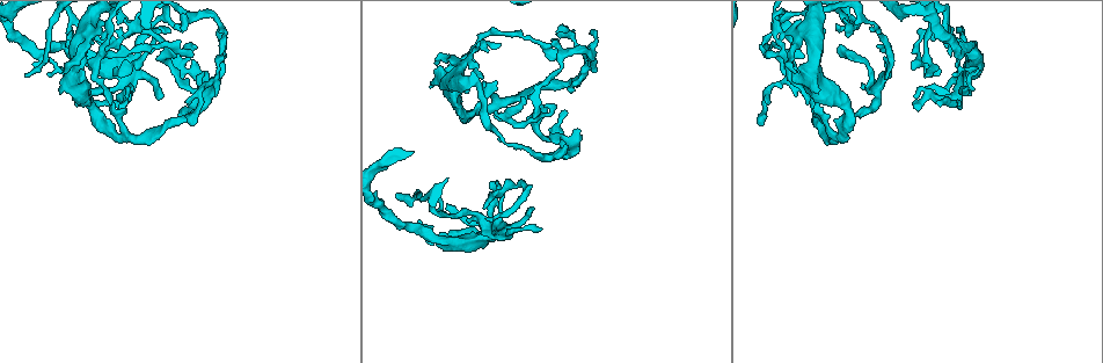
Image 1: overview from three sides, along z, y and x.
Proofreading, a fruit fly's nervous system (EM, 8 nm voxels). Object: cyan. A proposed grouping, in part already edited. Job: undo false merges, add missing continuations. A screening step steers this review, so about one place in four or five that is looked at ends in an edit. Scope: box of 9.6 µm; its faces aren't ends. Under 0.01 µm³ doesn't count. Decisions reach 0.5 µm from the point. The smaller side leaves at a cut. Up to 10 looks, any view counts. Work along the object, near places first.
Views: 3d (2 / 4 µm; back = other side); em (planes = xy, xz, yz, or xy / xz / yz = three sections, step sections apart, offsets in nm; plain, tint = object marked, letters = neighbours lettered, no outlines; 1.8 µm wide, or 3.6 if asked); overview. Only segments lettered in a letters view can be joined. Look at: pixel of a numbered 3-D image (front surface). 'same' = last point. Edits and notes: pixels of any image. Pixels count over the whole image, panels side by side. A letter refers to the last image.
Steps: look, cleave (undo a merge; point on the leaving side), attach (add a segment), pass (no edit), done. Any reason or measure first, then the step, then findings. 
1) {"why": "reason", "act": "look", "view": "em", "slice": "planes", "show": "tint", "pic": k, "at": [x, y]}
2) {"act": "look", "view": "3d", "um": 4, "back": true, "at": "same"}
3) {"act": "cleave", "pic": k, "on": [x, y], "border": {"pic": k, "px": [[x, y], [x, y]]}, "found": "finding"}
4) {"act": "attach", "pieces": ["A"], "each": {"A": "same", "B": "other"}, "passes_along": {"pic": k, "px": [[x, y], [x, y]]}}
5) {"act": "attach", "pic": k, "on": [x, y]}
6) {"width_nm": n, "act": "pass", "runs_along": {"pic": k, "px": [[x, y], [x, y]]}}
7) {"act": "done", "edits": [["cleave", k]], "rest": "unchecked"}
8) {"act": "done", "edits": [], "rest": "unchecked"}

{"why": "arms part here", "act": "look", "view": "3d", "um": 4, "pic": 1, "at": [542, 156]}

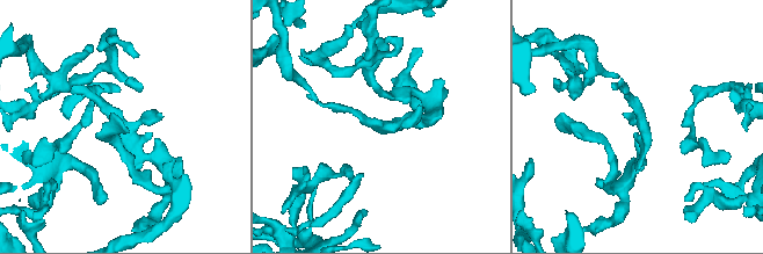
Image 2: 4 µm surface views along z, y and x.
{"act": "look", "view": "em", "slice": "planes", "show": "tint", "pic": 2, "at": [640, 131]}

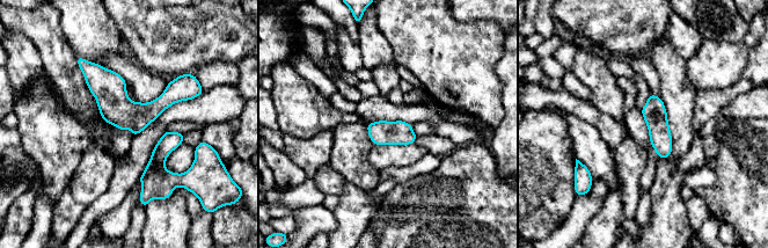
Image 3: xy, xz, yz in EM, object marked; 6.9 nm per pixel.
{"act": "look", "view": "em", "slice": "planes", "show": "letters", "at": "same"}

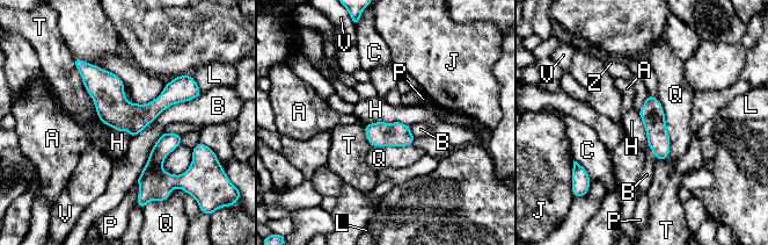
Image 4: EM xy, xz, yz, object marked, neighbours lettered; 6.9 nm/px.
{"act": "pass", "each": {"A": "other", "B": "other", "C": "other", "H": "other", "J": "other", "L": "other", "P": "other", "Q": "other", "T": "other", "V": "other", "Z": "other"}, "runs_along": {"pic": 4, "px": [[82, 71], [124, 110], [185, 88]]}, "found": "one cell here"}

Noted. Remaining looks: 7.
{"why": "four arms meet", "act": "look", "view": "3d", "um": 2, "pic": 1, "at": [469, 49]}

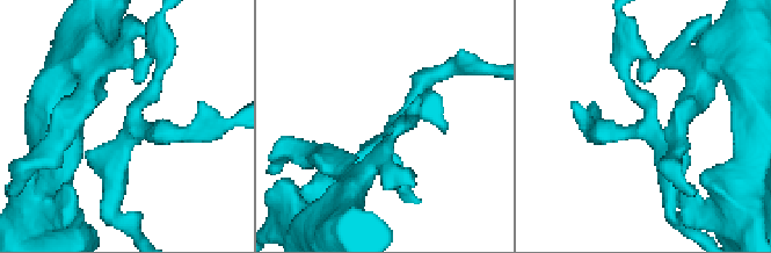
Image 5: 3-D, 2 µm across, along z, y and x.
{"arms": 4, "act": "look", "view": "em", "um": 3.6, "slice": "planes", "show": "letters", "pic": 5, "at": [651, 122]}

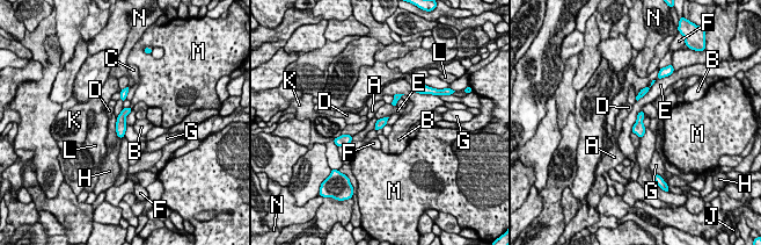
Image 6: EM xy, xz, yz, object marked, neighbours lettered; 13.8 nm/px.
{"act": "pass", "each": {"A": "other", "B": "other", "C": "other", "D": "other", "E": "other", "F": "other", "G": "other", "H": "other", "J": "other", "K": "other", "L": "other", "M": "other", "N": "other"}, "border": {"pic": 6, "px": [[644, 115], [644, 132], [641, 138]]}, "found": "all the same cell"}

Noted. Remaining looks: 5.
{"act": "look", "view": "em", "slice": "xz", "step": 16, "show": "tint", "pic": 1, "at": [962, 50]}

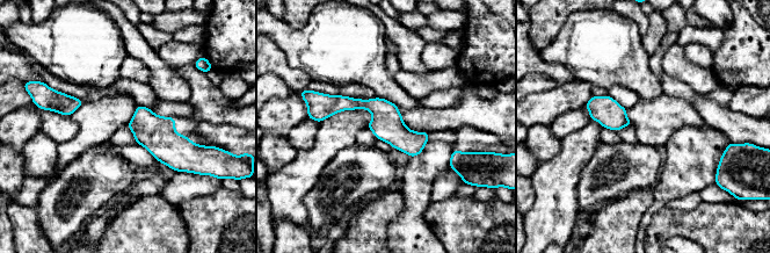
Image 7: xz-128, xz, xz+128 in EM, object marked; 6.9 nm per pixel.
{"act": "look", "view": "em", "slice": "planes", "show": "tint", "at": "same"}

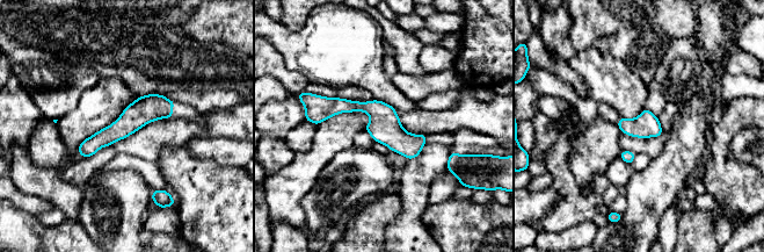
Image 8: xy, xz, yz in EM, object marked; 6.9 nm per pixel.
{"why": "see the neighbours", "act": "look", "view": "em", "slice": "planes", "show": "letters", "at": "same"}

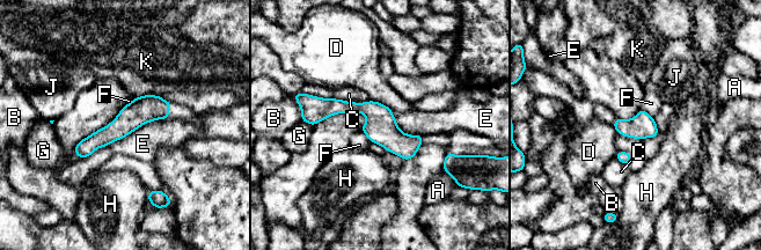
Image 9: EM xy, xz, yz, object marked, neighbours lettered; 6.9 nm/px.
{"act": "pass", "each": {"A": "other", "B": "other", "C": "other", "D": "other", "E": "other", "F": "other", "G": "other", "H": "other", "J": "other", "K": "other"}, "border": {"pic": 9, "px": [[168, 118], [147, 122], [108, 145]]}, "found": "all the same cell"}

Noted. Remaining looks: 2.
{"act": "done", "edits": [], "rest": "unchecked"}

